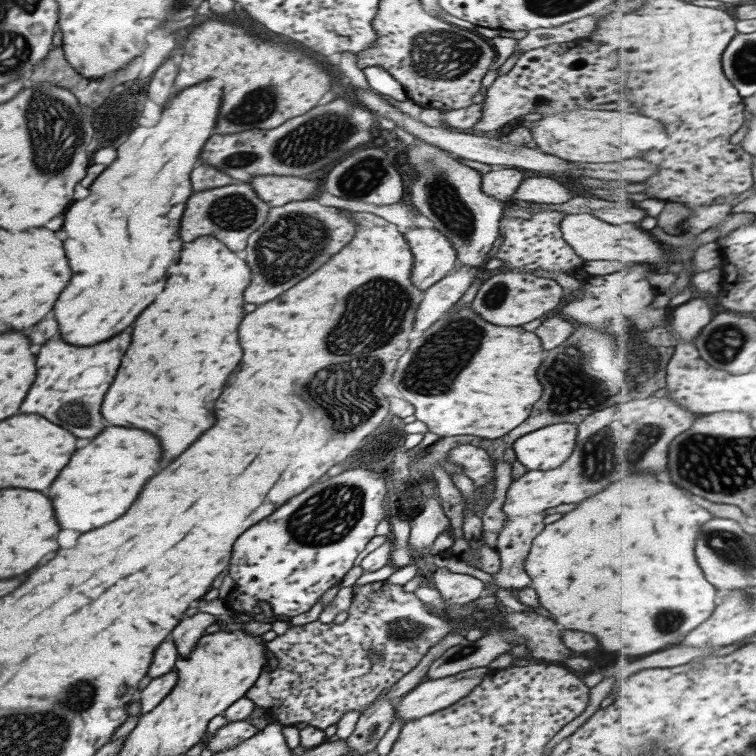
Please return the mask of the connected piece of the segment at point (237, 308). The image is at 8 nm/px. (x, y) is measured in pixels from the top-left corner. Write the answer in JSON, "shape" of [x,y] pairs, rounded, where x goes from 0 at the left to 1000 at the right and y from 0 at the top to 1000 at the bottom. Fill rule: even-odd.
{"shape":[[[266,312],[250,320],[239,331],[237,354],[239,357],[229,357],[221,365],[213,392],[181,418],[176,429],[173,458],[163,468],[152,503],[147,505],[147,513],[136,524],[134,534],[134,550],[147,563],[176,563],[202,574],[210,582],[216,611],[234,606],[263,574],[269,574],[282,561],[282,532],[292,521],[300,495],[311,489],[313,476],[319,474],[319,460],[313,455],[313,429],[321,418],[319,389],[329,373],[329,354],[324,347],[282,312]],[[200,415],[205,415],[205,423],[210,426],[192,426],[200,421]],[[192,450],[200,450],[200,458],[210,463],[192,463]],[[176,466],[181,466],[184,474],[176,474]]]}

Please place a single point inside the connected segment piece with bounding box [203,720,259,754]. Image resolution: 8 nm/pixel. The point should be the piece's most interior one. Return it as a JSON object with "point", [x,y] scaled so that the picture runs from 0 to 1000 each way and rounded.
{"point":[307,970]}

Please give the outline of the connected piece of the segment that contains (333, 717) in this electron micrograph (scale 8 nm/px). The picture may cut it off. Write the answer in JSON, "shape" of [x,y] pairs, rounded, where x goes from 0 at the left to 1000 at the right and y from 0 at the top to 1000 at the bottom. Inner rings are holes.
{"shape":[[[515,766],[481,774],[467,772],[464,799],[454,823],[442,828],[382,828],[373,840],[364,840],[360,847],[351,849],[353,858],[366,872],[366,884],[345,888],[323,921],[361,946],[365,955],[374,960],[403,955],[405,960],[427,967],[433,960],[443,958],[456,940],[481,940],[491,935],[509,910],[516,910],[552,881],[570,853],[581,849],[591,837],[615,837],[622,827],[622,823],[606,823],[594,819],[587,811],[574,810],[554,795],[546,783],[533,783],[530,772],[521,772]]]}

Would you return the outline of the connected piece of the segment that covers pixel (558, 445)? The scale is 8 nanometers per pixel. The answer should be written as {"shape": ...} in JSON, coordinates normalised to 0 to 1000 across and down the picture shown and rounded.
{"shape":[[[726,561],[679,583],[677,595],[697,623],[724,623],[747,611],[759,595],[762,561]]]}

